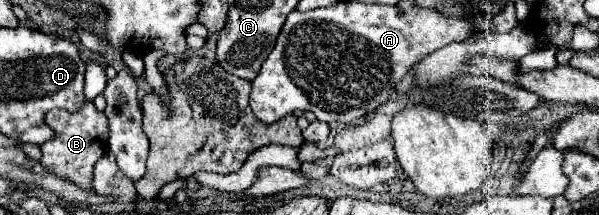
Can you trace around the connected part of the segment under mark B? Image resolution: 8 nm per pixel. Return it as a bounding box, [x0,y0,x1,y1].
[42,100,108,190]

